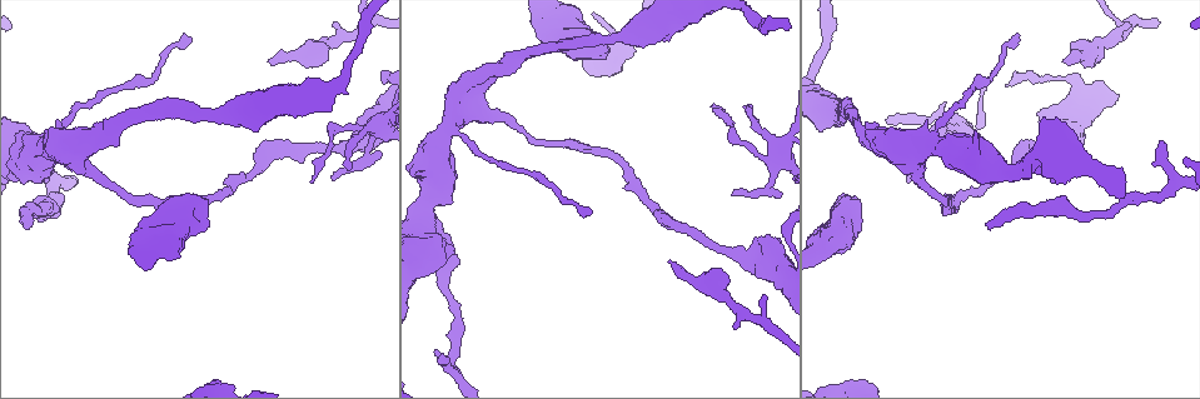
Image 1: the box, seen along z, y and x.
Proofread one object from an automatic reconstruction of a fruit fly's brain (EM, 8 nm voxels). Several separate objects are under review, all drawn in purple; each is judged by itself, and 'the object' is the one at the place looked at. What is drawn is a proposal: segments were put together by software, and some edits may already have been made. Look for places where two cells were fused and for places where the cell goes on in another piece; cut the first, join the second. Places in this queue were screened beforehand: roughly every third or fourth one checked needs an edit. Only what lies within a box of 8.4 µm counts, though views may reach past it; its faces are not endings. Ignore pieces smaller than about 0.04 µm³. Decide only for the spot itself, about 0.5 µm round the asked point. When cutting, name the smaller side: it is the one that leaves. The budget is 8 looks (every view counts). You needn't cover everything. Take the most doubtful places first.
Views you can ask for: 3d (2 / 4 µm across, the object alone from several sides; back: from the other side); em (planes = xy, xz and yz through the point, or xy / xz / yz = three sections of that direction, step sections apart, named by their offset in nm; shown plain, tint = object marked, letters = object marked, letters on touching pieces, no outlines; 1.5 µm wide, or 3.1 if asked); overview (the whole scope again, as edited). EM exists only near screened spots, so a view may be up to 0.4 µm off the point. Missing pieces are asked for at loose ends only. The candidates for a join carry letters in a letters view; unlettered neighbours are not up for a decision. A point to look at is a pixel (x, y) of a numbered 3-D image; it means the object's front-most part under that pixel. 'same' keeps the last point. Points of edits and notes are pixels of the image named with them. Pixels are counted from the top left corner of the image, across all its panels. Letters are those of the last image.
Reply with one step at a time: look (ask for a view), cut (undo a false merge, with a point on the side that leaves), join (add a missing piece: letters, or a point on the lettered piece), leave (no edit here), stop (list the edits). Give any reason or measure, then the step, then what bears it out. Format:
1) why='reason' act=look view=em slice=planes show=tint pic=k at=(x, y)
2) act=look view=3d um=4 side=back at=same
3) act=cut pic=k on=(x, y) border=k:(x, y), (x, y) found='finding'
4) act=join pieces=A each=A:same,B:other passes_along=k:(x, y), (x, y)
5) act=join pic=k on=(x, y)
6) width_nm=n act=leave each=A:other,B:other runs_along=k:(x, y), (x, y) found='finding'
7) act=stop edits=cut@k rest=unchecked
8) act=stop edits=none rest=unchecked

why='tapers out' act=look view=3d um=2 pic=1 at=(313, 182)

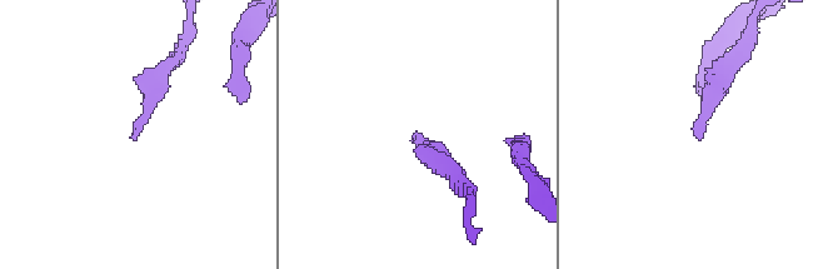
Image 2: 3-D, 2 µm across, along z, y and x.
act=look view=em slice=xy step=8 show=tint pic=2 at=(415, 136)

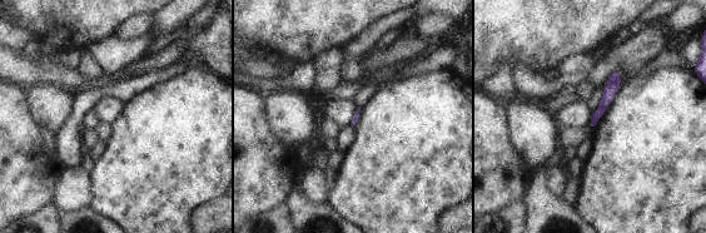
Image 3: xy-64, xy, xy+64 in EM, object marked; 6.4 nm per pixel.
act=look view=em slice=yz step=4 show=letters at=same

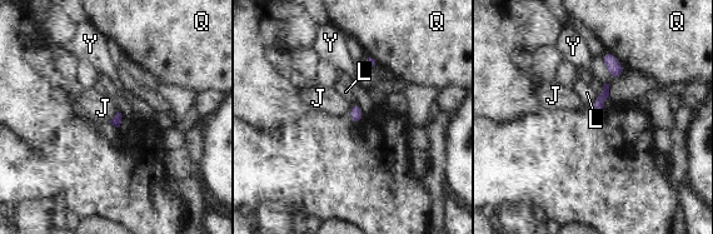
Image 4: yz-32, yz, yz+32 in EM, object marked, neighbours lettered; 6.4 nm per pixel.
longest_contact=J:100nm act=leave each=J:other,L:other,Q:other,Y:other found='no lettered piece goes on from it'

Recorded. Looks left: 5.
why='sharp bend' act=look view=em um=3.1 slice=xz step=16 show=tint pic=1 at=(765, 322)

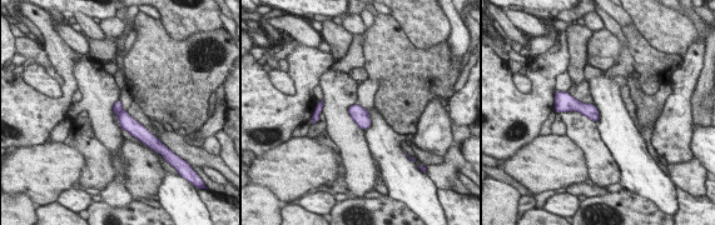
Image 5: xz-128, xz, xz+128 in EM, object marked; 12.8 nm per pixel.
act=look view=em um=3.1 slice=planes show=tint at=same

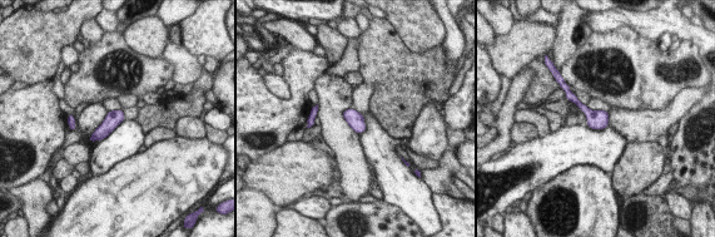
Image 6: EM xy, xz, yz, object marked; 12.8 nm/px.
why='see the neighbours' act=look view=em um=3.1 slice=planes show=letters at=same

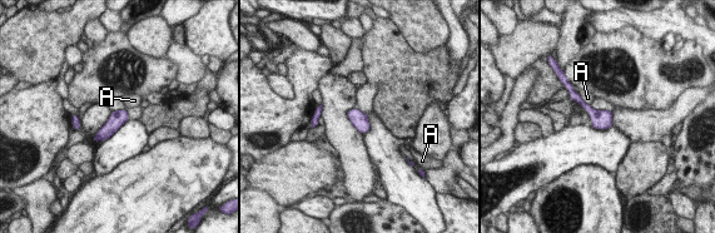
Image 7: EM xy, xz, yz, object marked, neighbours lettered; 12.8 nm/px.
width_nm=200 act=leave each=A:other border=7:(579, 94), (590, 105) found='one cell here'

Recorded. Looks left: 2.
act=stop edits=none rest=unchecked

